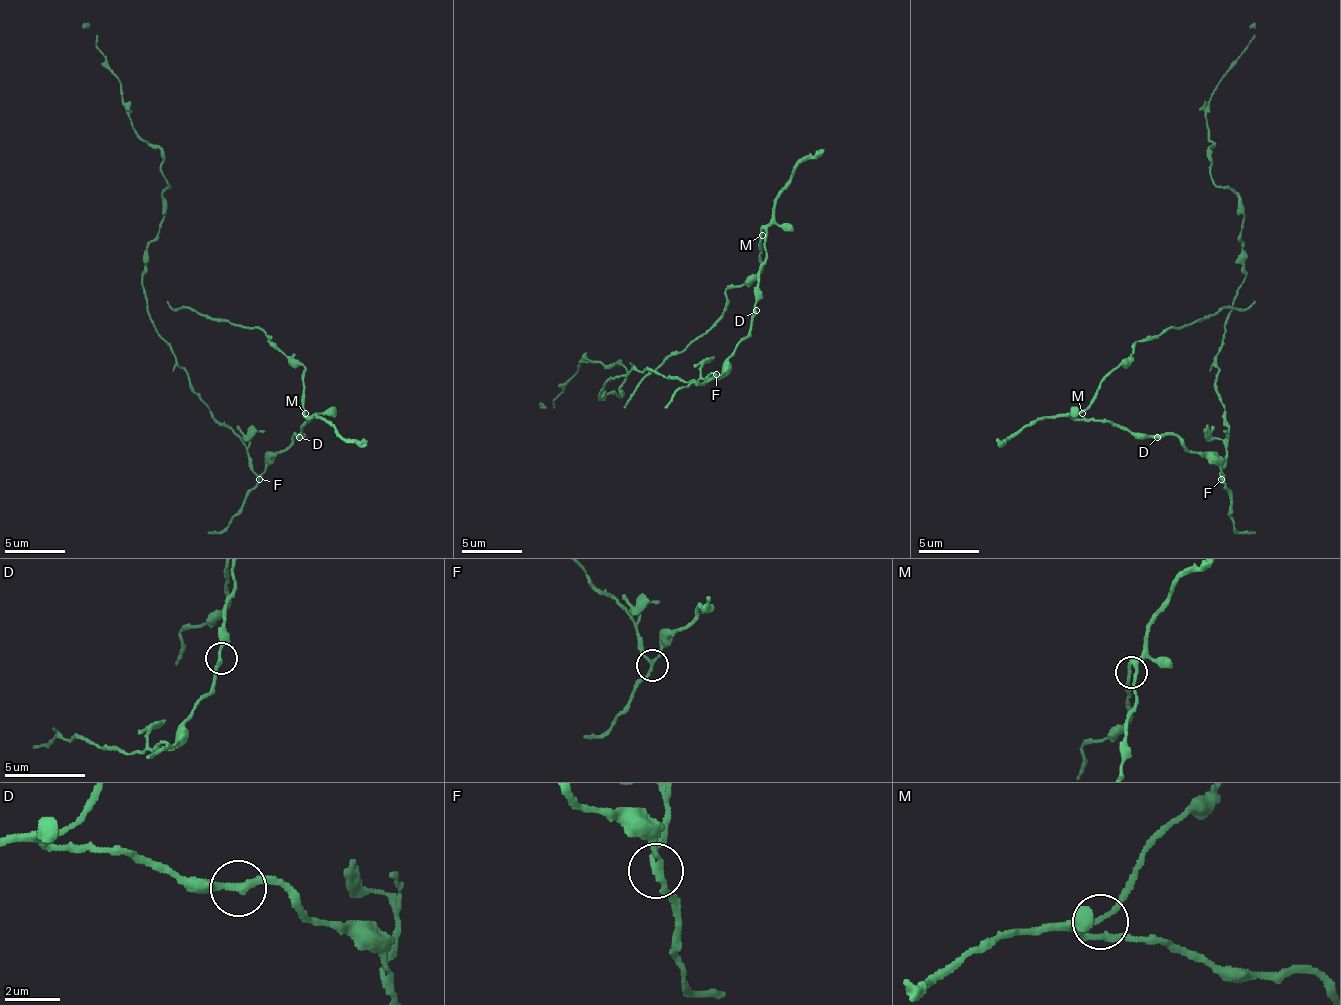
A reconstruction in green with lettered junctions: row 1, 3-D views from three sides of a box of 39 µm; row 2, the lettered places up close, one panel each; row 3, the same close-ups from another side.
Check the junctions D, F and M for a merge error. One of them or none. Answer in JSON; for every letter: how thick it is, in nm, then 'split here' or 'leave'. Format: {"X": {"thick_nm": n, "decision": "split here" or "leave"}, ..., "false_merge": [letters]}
{"D": {"thick_nm": 240, "decision": "leave"}, "F": {"thick_nm": 180, "decision": "split here"}, "M": {"thick_nm": 160, "decision": "leave"}, "false_merge": ["F"]}

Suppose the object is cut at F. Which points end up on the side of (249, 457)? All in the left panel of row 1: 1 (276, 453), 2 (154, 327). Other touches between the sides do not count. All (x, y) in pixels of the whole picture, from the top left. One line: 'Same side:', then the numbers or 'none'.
Same side: 2

